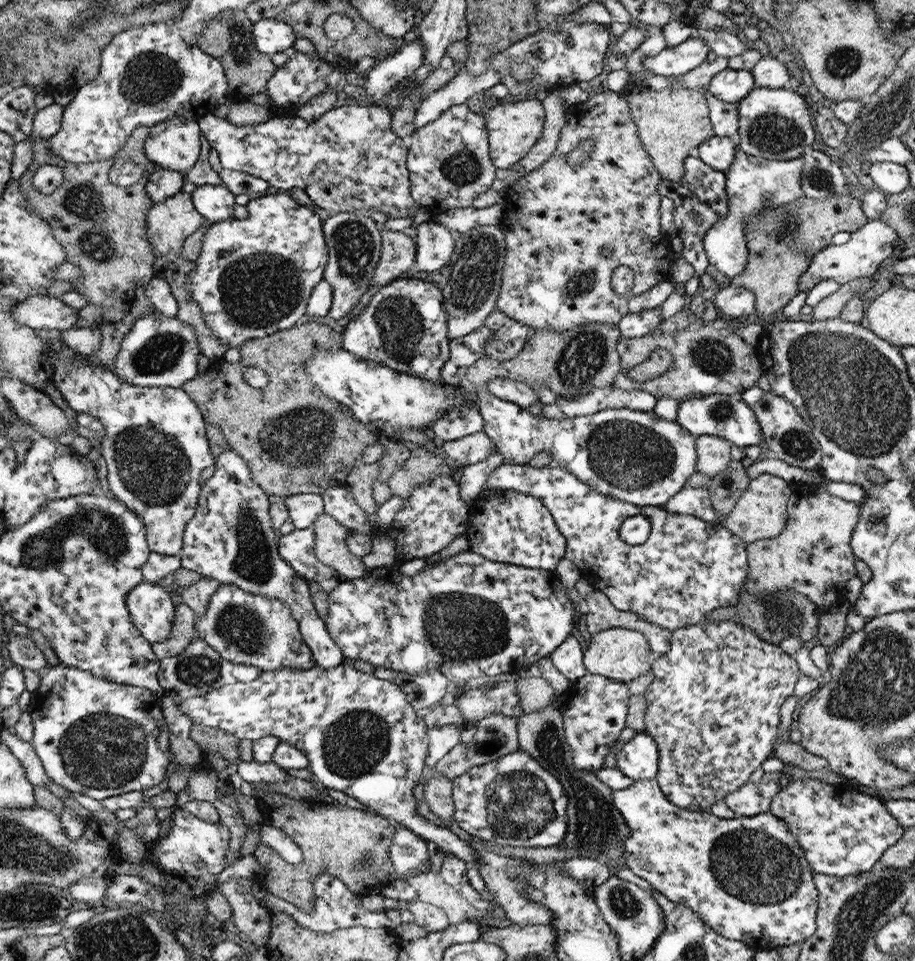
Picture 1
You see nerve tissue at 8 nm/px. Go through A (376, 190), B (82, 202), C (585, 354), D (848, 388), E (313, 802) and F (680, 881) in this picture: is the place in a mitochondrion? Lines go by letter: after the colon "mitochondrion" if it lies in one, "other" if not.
A: other
B: mitochondrion
C: mitochondrion
D: mitochondrion
E: other
F: other

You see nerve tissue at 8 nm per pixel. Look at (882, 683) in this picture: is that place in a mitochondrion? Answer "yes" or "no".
yes

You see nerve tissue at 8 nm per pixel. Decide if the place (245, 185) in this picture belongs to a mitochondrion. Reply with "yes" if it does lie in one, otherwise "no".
no

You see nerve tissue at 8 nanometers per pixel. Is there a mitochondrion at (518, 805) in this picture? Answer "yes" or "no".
yes

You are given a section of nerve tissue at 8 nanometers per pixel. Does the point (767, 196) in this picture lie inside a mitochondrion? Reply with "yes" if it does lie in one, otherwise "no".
yes

